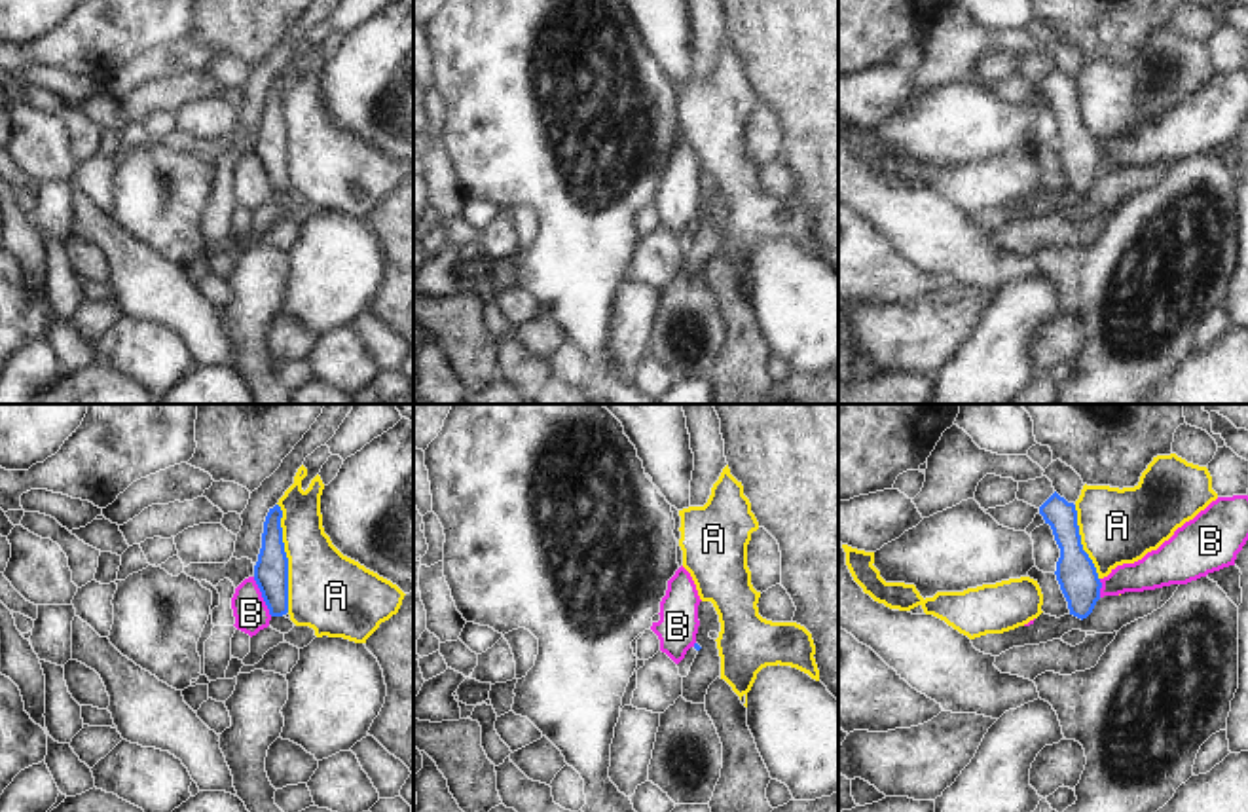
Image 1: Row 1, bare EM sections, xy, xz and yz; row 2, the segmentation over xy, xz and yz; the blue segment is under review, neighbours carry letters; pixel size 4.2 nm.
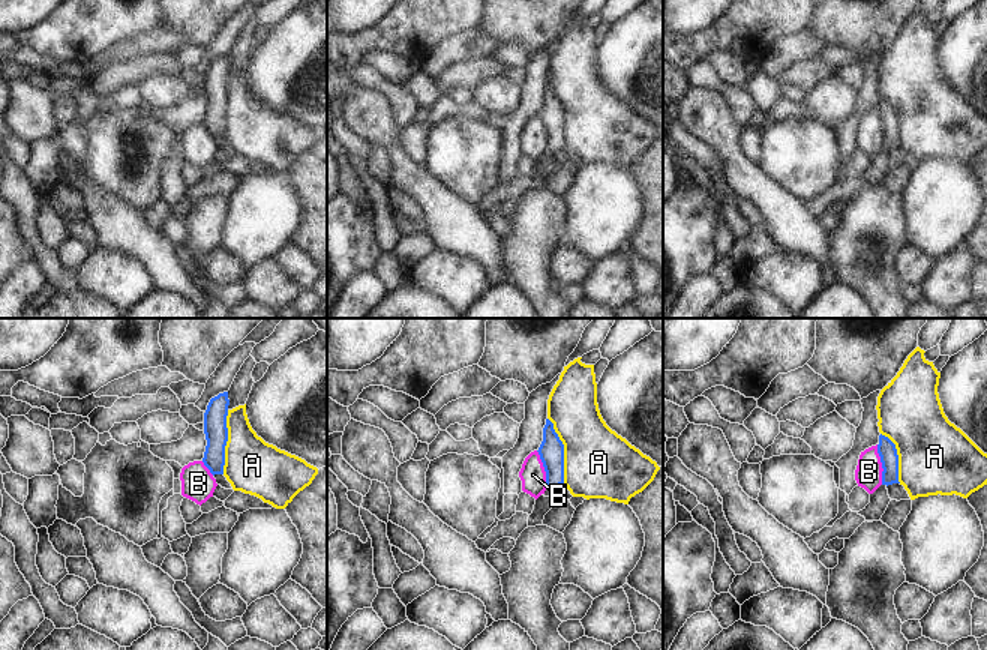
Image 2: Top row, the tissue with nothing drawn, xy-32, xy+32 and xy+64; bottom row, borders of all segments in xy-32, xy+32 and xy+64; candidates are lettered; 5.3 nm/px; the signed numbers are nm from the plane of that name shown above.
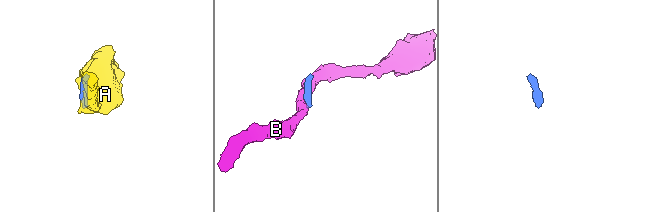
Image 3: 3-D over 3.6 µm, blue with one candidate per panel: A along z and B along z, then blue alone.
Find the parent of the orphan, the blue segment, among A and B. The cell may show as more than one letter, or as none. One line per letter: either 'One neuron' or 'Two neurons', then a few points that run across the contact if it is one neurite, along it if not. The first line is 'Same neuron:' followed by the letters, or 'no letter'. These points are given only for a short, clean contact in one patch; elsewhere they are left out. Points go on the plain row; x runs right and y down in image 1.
Same neuron: no letter
A: Two neurons. Line: xy (277, 78), (287, 133), (289, 186)
B: Two neurons. Line: xy (253, 152), (272, 190)

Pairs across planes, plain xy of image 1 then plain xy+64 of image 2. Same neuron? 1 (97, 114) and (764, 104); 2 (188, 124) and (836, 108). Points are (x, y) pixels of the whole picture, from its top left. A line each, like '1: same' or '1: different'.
1: same
2: same

